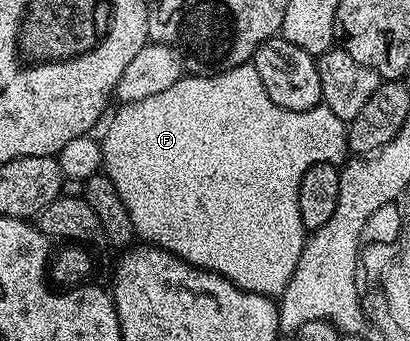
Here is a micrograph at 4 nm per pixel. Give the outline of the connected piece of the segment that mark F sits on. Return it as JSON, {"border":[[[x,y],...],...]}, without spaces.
{"border":[[[248,62],[233,70],[217,72],[213,76],[196,76],[184,74],[179,77],[169,90],[161,90],[149,98],[141,98],[132,104],[123,104],[120,112],[111,120],[107,133],[101,136],[103,146],[102,171],[117,186],[117,194],[121,194],[121,202],[125,202],[125,210],[129,210],[129,218],[135,227],[136,237],[140,241],[153,244],[172,252],[186,264],[195,268],[204,268],[210,272],[221,274],[229,282],[233,282],[243,292],[252,292],[272,298],[282,297],[289,286],[289,278],[293,278],[293,270],[297,270],[297,262],[303,253],[305,229],[301,222],[299,209],[299,187],[305,170],[314,164],[342,165],[348,159],[347,146],[348,125],[333,110],[317,107],[313,110],[298,112],[285,110],[265,94],[265,86],[261,86],[261,78],[257,78],[254,63]]]}

